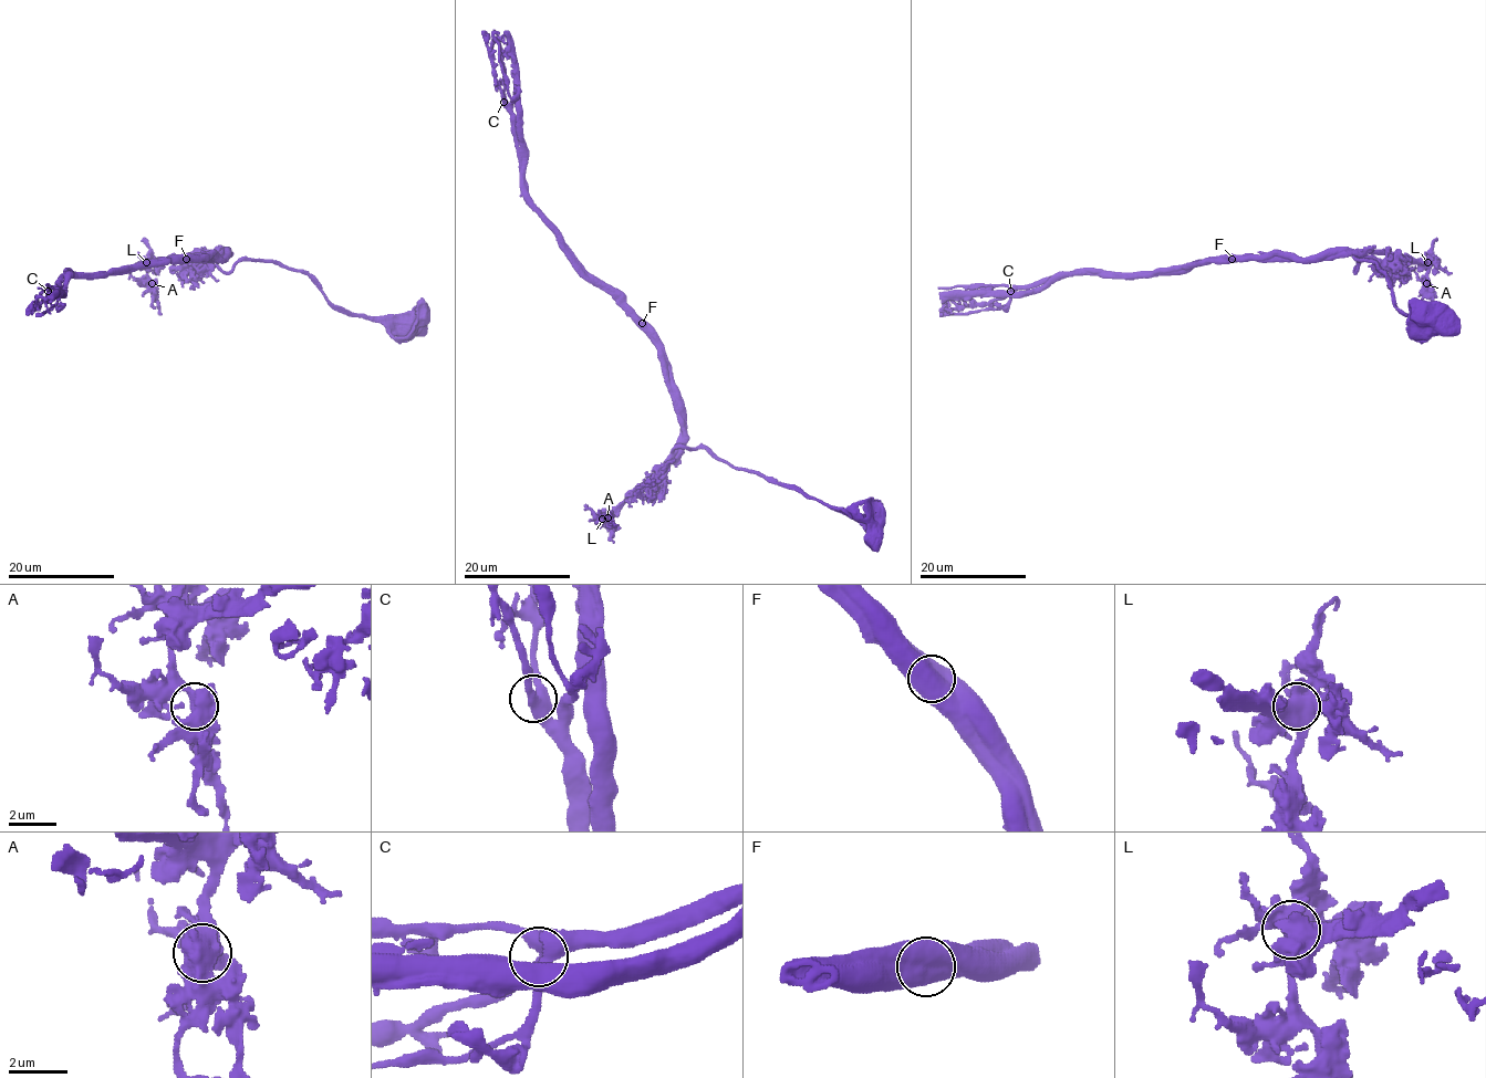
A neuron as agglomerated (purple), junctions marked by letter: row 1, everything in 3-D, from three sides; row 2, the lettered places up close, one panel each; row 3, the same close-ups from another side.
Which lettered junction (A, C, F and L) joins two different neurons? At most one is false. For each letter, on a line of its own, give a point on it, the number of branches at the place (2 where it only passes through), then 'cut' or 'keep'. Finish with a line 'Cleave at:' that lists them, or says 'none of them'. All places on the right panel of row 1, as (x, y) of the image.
A: (1426, 283) | 2 | keep
C: (1010, 291) | 3 | keep
F: (1232, 259) | 2 | cut
L: (1427, 262) | 5 | keep
Cleave at: F

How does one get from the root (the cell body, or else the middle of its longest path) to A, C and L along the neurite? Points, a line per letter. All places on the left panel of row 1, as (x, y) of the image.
A: (422, 322), (349, 315), (304, 273), (249, 260), (224, 272), (214, 253), (157, 260), (146, 269), (152, 283)
C: (422, 322), (349, 315), (307, 274), (249, 260), (224, 272), (216, 260), (227, 254), (68, 273), (48, 291)
L: (422, 322), (349, 315), (307, 274), (273, 262), (240, 260), (228, 272), (214, 253), (146, 262)

